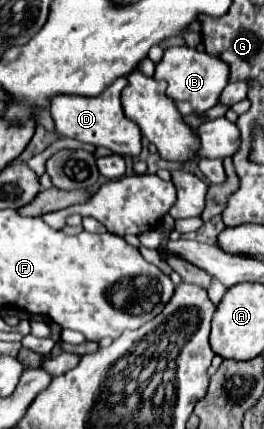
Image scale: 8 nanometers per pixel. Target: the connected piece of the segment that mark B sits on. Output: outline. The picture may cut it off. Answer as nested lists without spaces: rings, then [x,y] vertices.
[[[174,46],[168,48],[162,56],[162,60],[156,64],[156,74],[154,78],[166,80],[166,96],[174,100],[176,108],[180,110],[182,116],[186,114],[204,114],[212,106],[218,104],[218,98],[228,84],[228,66],[206,52],[198,52],[196,48],[188,46]]]

